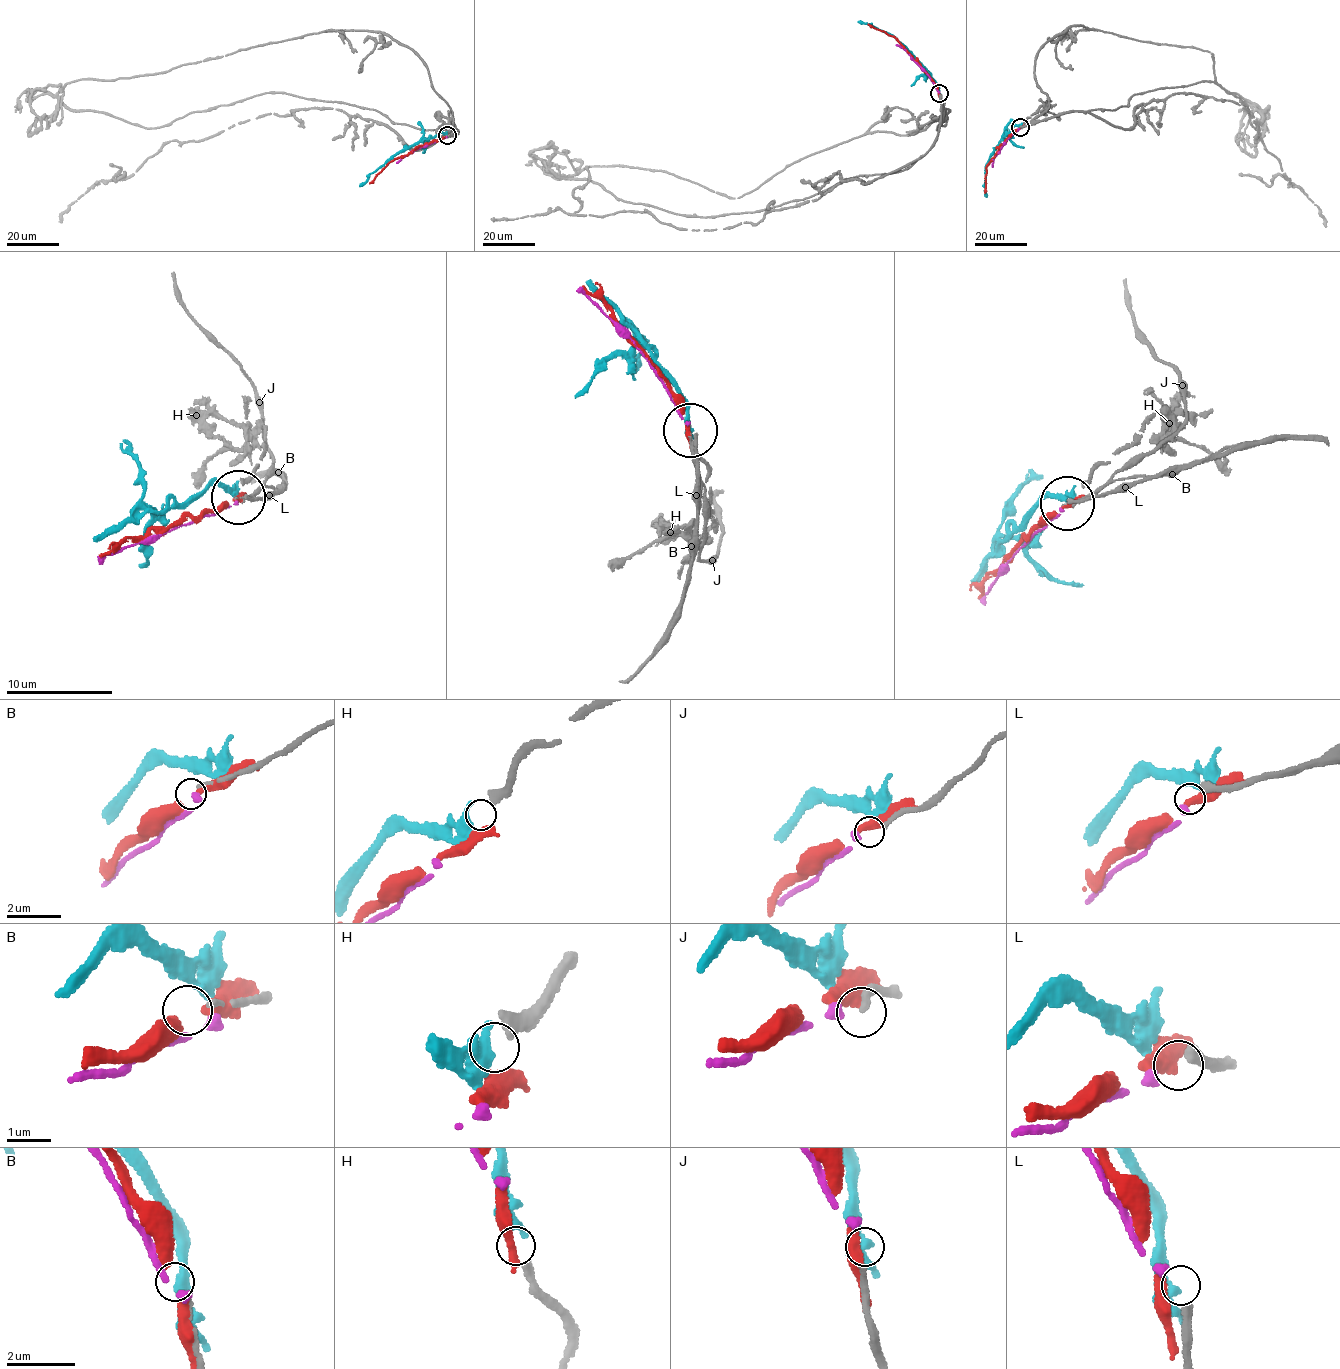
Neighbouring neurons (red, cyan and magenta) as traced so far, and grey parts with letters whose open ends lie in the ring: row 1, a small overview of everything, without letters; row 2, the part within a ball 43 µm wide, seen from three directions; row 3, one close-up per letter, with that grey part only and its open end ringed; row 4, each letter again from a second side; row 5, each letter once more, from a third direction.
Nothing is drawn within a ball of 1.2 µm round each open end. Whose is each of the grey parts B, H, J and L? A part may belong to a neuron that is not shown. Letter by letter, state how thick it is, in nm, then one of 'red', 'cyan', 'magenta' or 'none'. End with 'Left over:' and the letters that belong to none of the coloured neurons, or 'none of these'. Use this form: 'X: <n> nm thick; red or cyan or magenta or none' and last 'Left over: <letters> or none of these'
B: 100 nm thick; none
H: 240 nm thick; cyan
J: 170 nm thick; magenta
L: 280 nm thick; none
Left over: B, L

